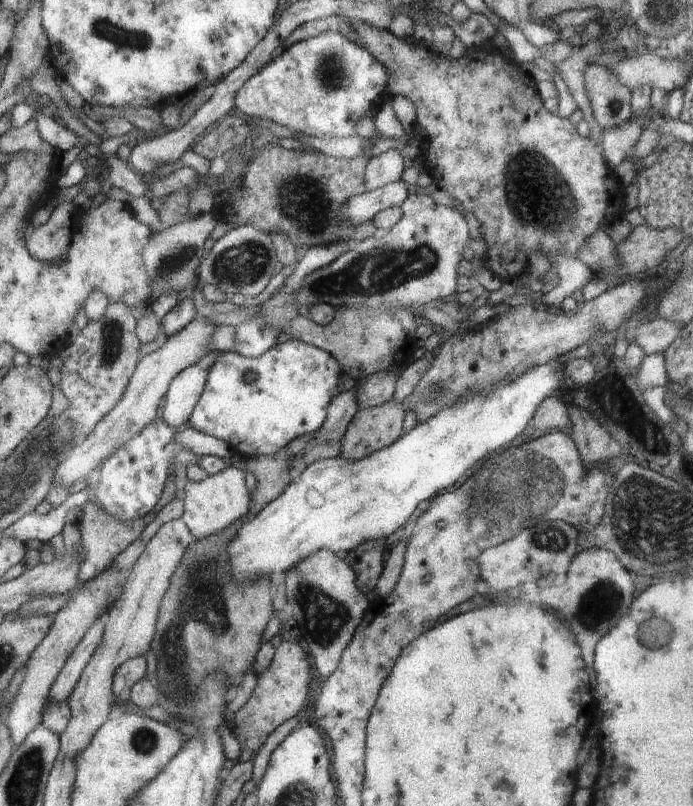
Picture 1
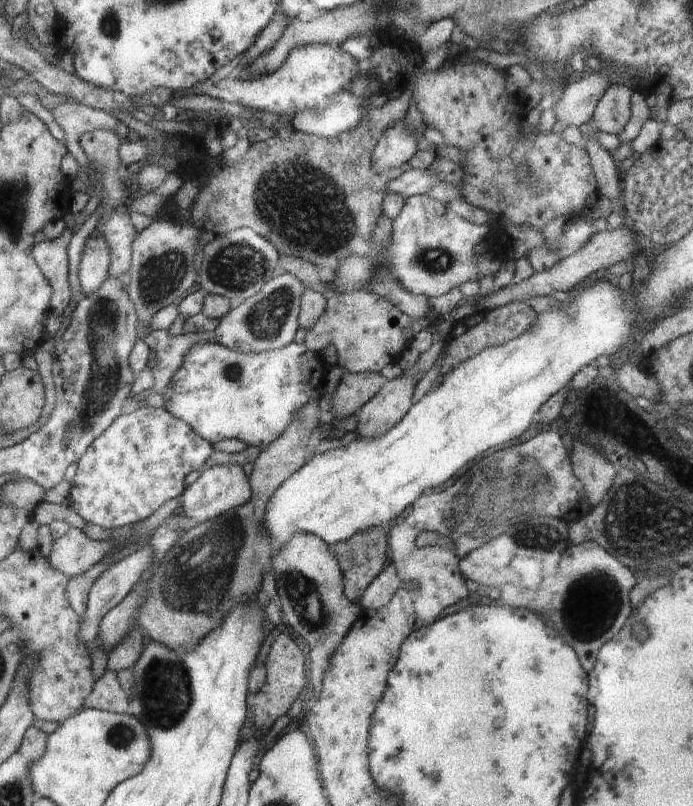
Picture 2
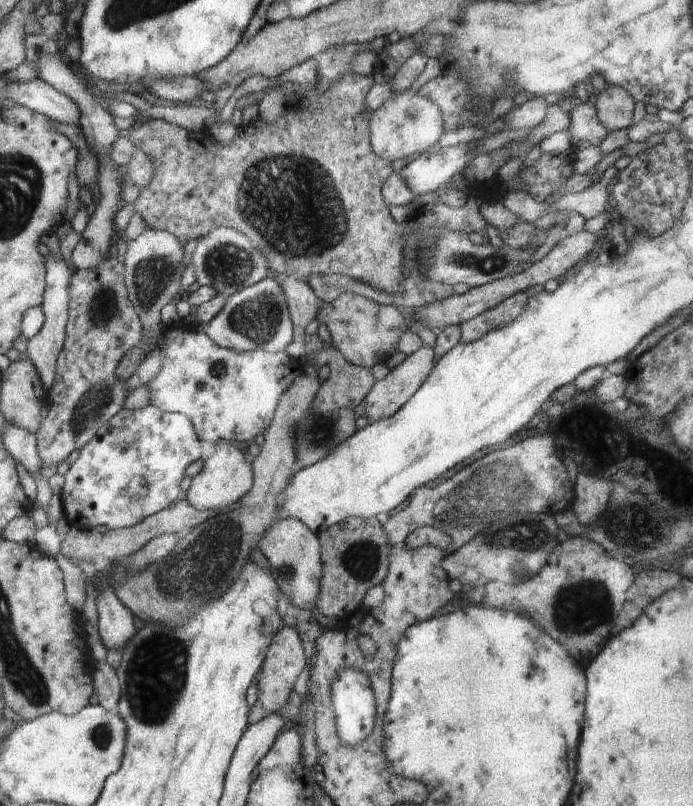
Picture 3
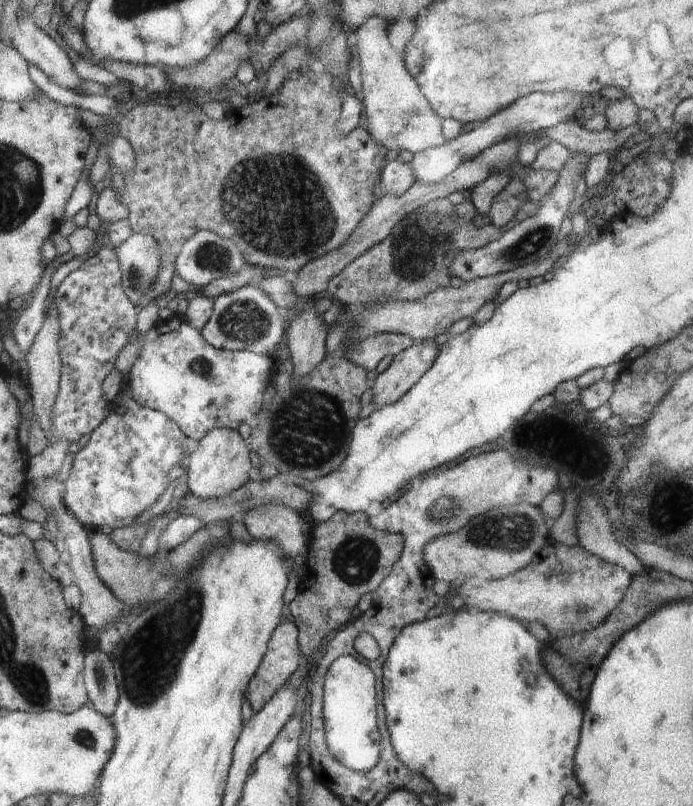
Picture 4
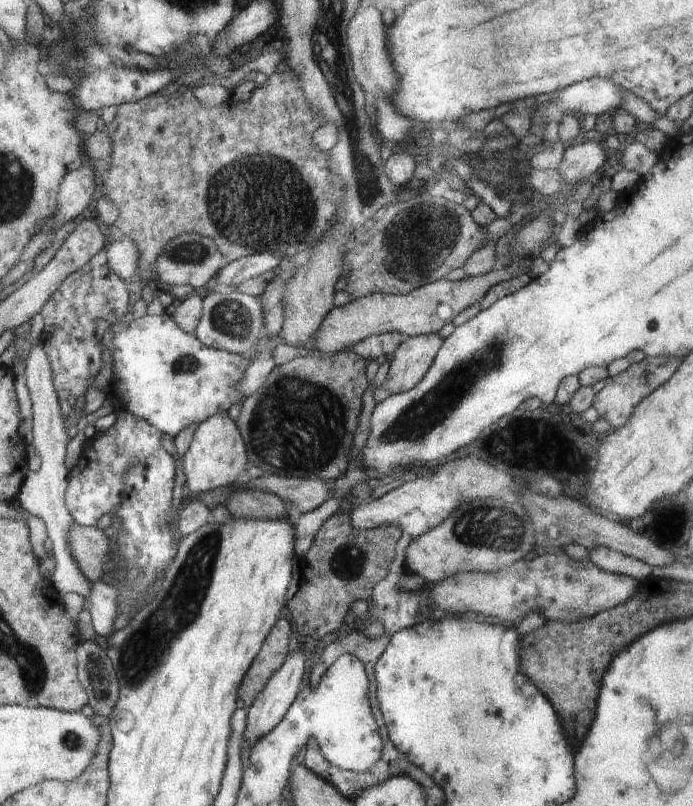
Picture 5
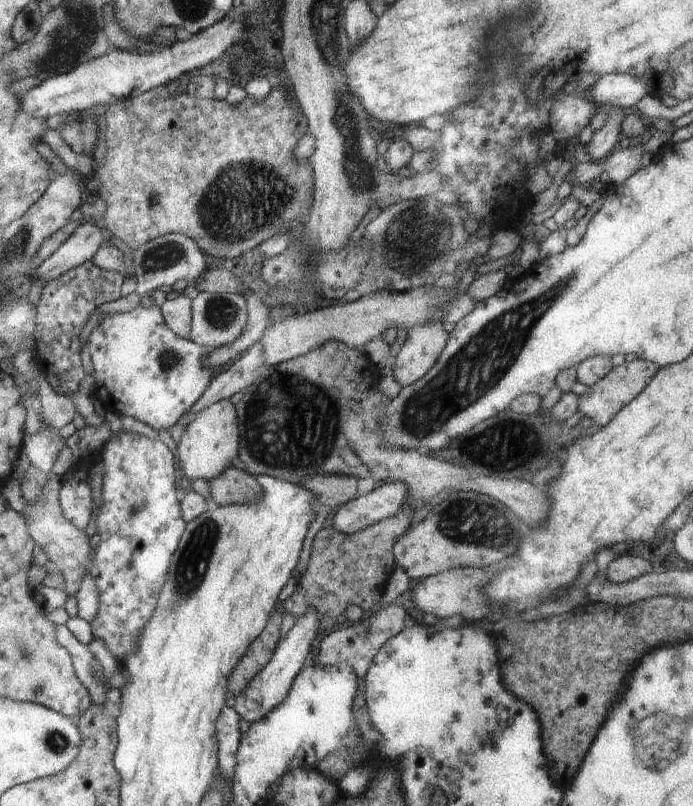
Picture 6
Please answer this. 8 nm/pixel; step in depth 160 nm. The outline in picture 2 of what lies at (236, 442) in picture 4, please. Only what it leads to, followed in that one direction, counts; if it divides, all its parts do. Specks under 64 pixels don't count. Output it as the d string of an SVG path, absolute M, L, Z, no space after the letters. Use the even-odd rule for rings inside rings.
M232 463L222 464L202 471L198 480L187 486L186 491L182 492L181 509L186 513L185 518L191 523L200 523L221 516L234 508L242 507L250 500L250 486L242 468Z

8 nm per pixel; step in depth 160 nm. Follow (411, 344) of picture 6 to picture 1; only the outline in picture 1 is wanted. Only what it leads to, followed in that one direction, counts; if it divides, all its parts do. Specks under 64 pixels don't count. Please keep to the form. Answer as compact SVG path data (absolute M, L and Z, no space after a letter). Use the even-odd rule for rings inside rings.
M390 400L381 406L359 409L348 424L339 457L361 460L398 440L404 426L402 404L402 401Z

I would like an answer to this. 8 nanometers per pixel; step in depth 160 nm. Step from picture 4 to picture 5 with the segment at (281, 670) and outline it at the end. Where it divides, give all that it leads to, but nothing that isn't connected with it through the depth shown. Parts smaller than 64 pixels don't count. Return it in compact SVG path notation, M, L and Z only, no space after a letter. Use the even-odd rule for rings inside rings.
M288 618L276 620L270 634L266 636L260 652L256 654L248 674L241 683L239 701L243 706L248 707L253 704L264 691L265 685L273 677L274 672L285 664L290 624Z

